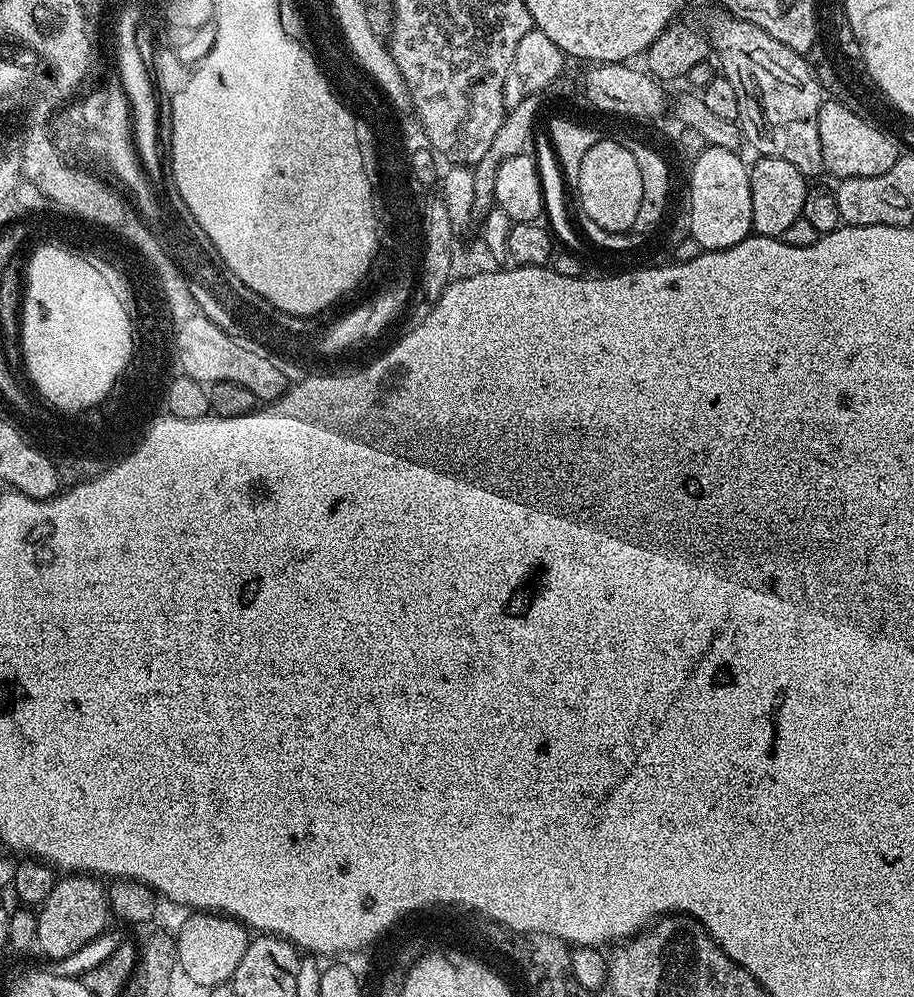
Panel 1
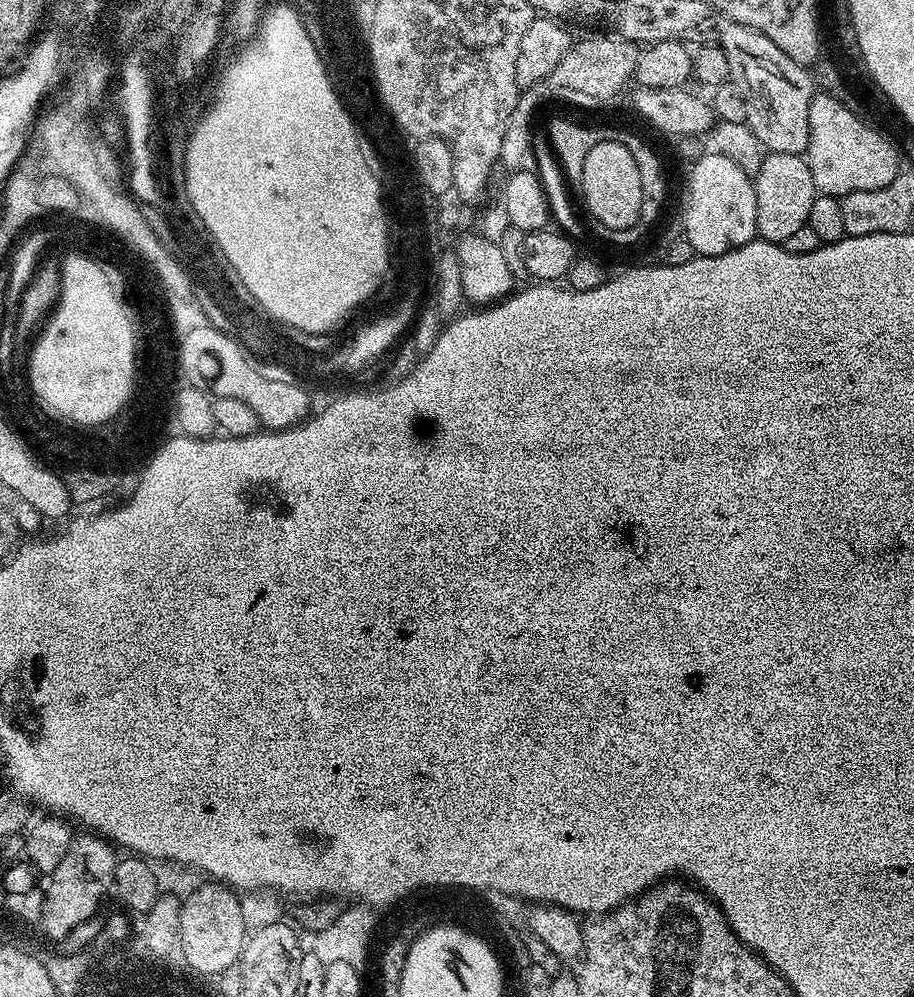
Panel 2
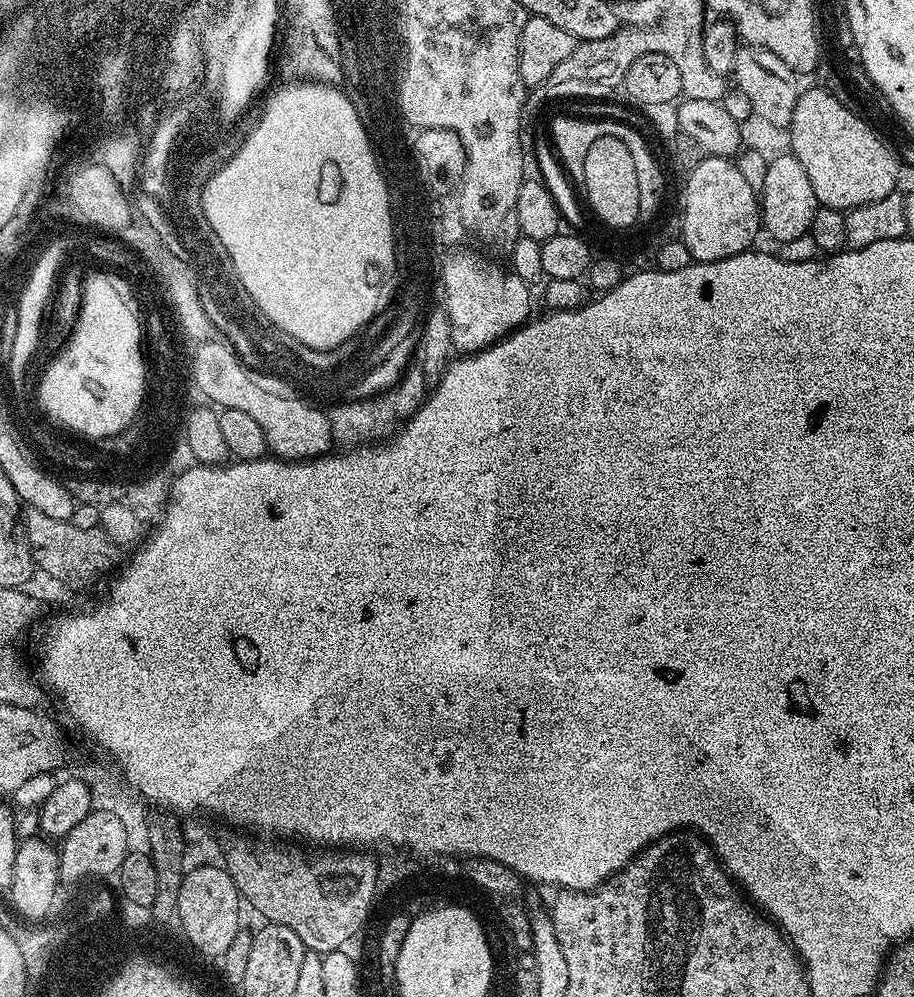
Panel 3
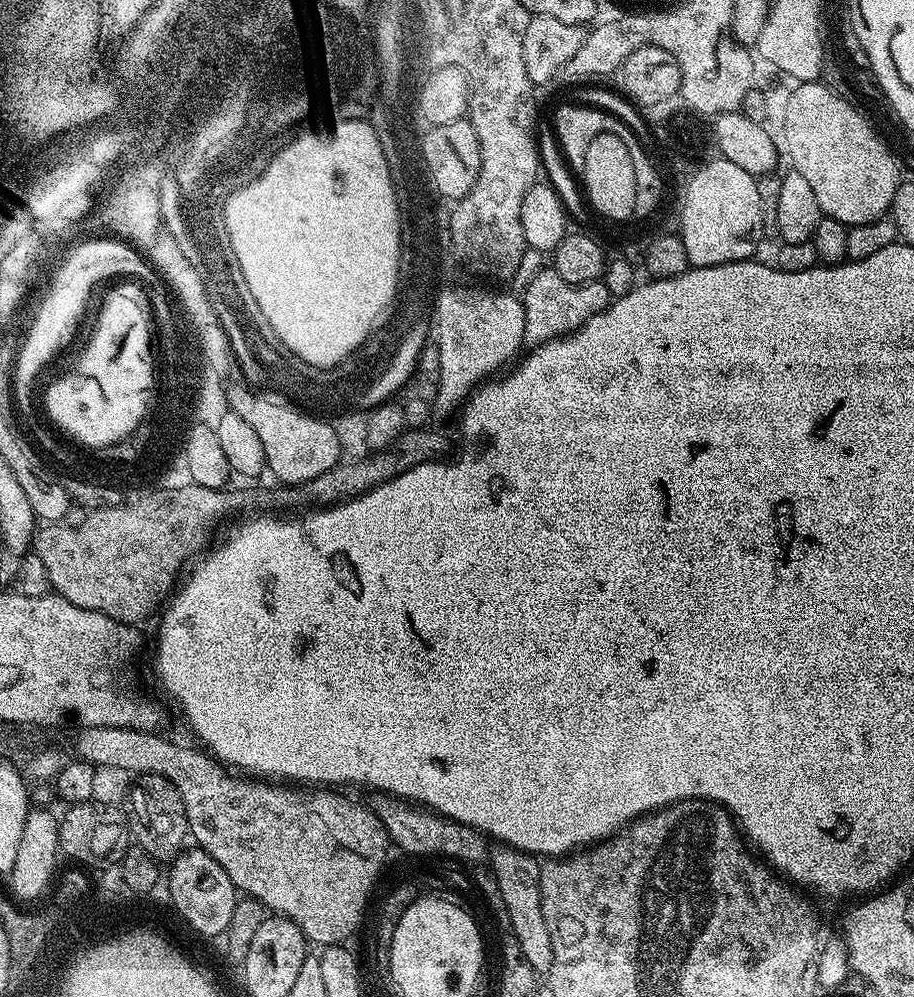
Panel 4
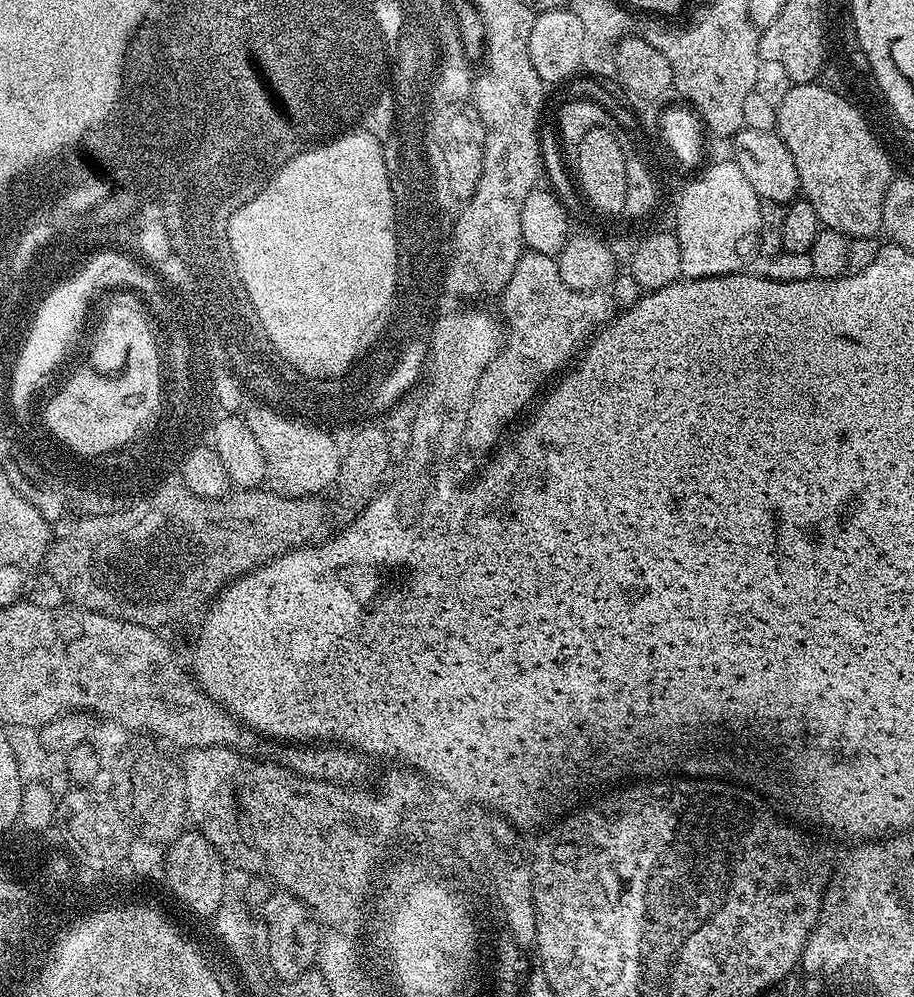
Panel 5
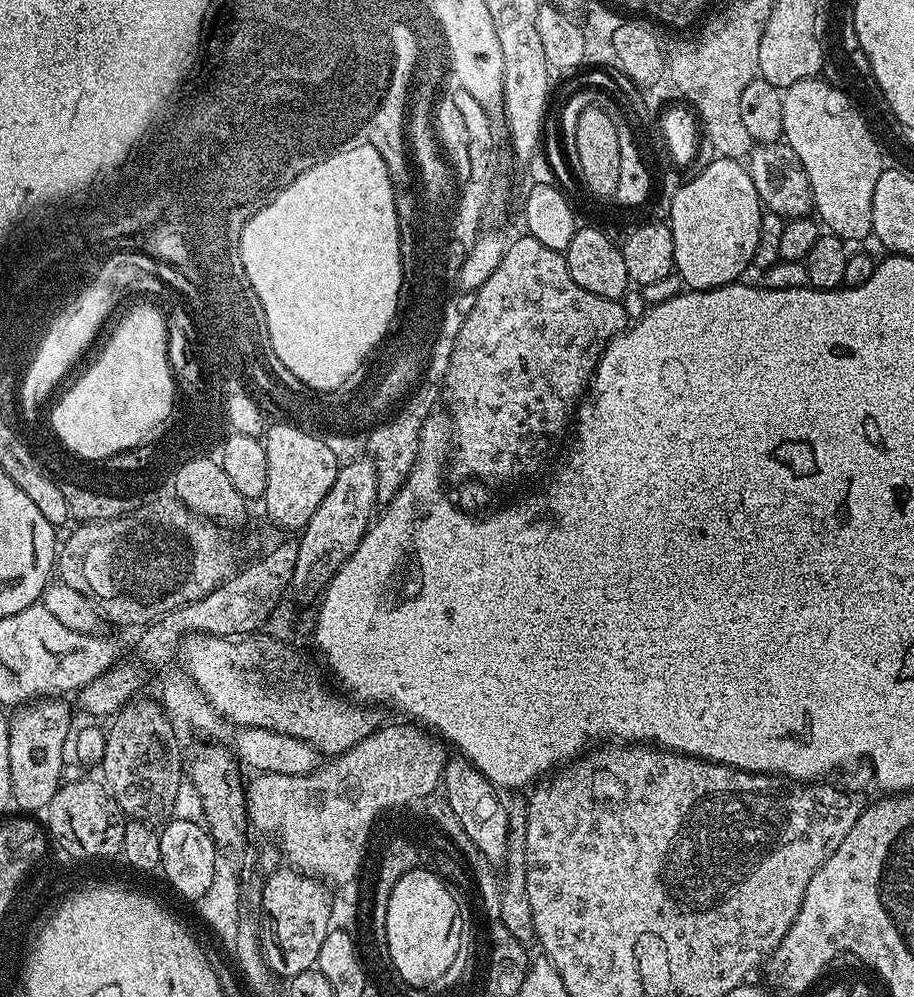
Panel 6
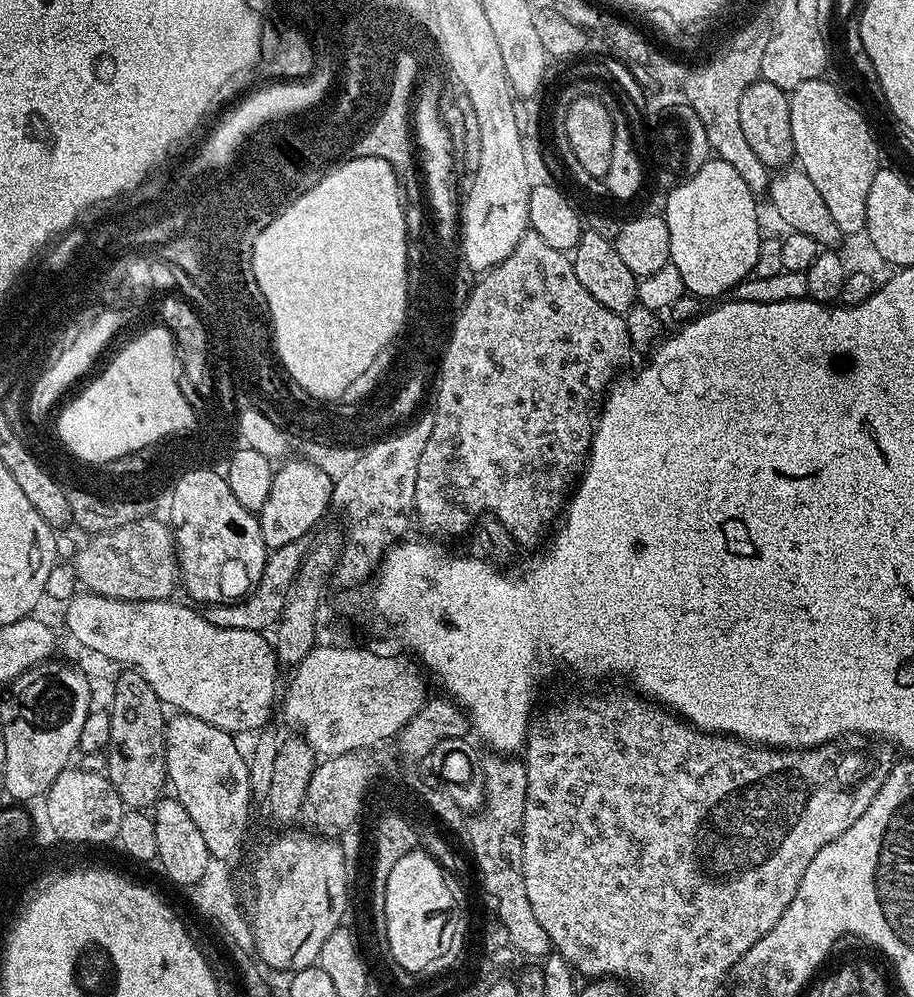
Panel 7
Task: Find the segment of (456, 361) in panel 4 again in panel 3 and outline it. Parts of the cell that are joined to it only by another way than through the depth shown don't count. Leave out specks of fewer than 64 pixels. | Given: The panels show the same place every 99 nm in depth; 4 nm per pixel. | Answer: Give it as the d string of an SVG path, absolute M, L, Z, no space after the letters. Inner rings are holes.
M446 262L444 282L448 282L446 312L450 312L454 340L463 354L480 352L500 338L516 331L531 317L530 286L515 273L506 278L504 268L498 266L460 266L460 262Z

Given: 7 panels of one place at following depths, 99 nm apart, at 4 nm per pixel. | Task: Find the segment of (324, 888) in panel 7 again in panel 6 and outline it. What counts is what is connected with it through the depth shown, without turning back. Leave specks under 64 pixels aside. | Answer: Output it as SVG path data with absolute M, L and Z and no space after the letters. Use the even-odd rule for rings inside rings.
M279 870L263 881L263 915L269 925L272 923L272 944L276 949L270 956L276 959L275 971L281 977L291 978L315 969L318 950L329 931L324 891L311 881L302 880L298 871Z

